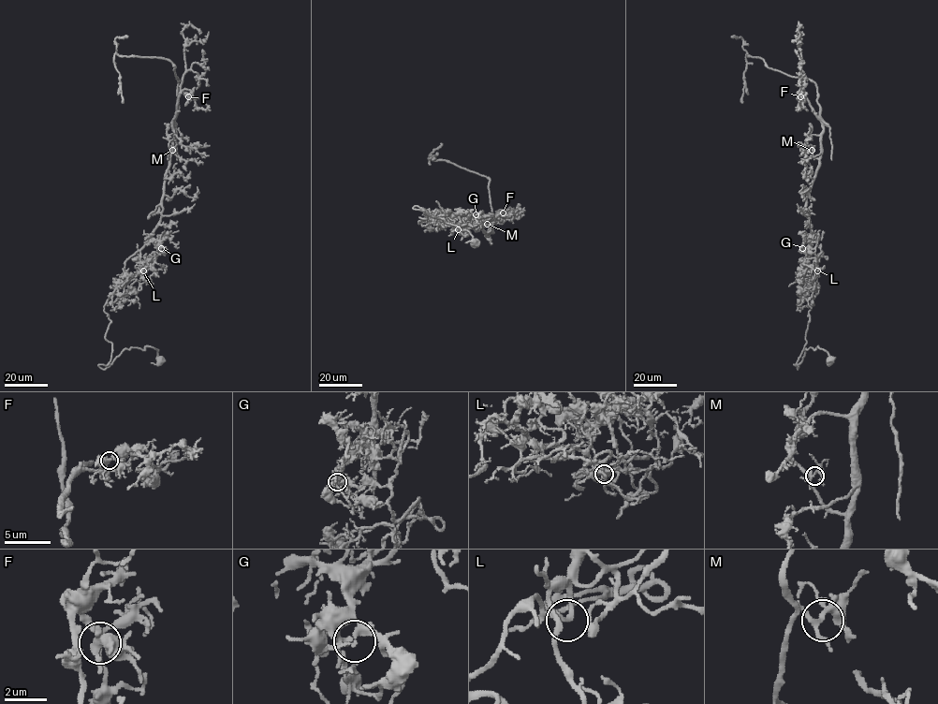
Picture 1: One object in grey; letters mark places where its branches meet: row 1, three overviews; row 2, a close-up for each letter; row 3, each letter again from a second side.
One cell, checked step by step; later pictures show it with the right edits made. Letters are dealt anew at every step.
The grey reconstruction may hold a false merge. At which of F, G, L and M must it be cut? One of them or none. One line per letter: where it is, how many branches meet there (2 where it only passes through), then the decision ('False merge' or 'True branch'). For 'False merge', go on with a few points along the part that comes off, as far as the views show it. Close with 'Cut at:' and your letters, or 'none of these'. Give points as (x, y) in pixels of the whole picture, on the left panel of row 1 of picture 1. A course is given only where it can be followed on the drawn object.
F: Place: (188, 96). Branches: 4. True branch
G: Place: (161, 248). Branches: 4. False merge. Course of the part to remove: (161, 247), (105, 304), (111, 357), (98, 366), (146, 346), (157, 352), (151, 363)
L: Place: (143, 271). Branches: 4. True branch
M: Place: (172, 150). Branches: 4. True branch
Cut at: G

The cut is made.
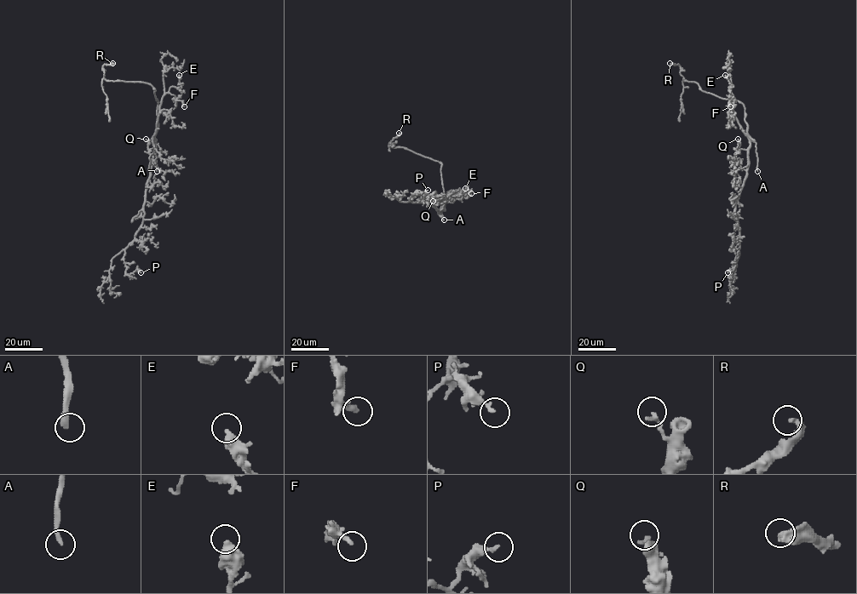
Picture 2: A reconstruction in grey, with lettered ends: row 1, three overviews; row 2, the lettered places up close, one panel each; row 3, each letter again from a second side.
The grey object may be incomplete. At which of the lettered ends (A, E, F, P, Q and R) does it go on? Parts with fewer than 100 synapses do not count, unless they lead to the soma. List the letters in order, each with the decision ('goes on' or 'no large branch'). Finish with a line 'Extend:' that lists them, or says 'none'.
A: goes on
E: no large branch
F: no large branch
P: no large branch
Q: no large branch
R: no large branch
Extend: A

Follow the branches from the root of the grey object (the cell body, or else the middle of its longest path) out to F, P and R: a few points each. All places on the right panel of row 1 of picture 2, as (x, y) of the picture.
F: (749, 139), (733, 114), (731, 93), (730, 106)
P: (749, 139), (747, 176), (735, 208), (739, 248), (733, 272), (731, 274), (730, 269), (727, 272)
R: (749, 139), (742, 104), (703, 91), (696, 82), (685, 81), (678, 65), (670, 63)

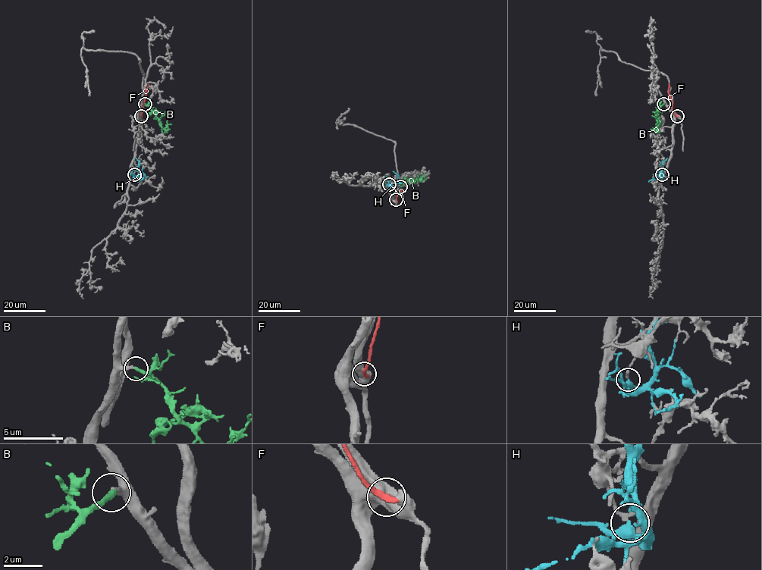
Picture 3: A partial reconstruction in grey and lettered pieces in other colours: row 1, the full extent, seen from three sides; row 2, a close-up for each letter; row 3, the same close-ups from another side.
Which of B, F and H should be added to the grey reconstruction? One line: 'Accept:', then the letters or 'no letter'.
Accept: B

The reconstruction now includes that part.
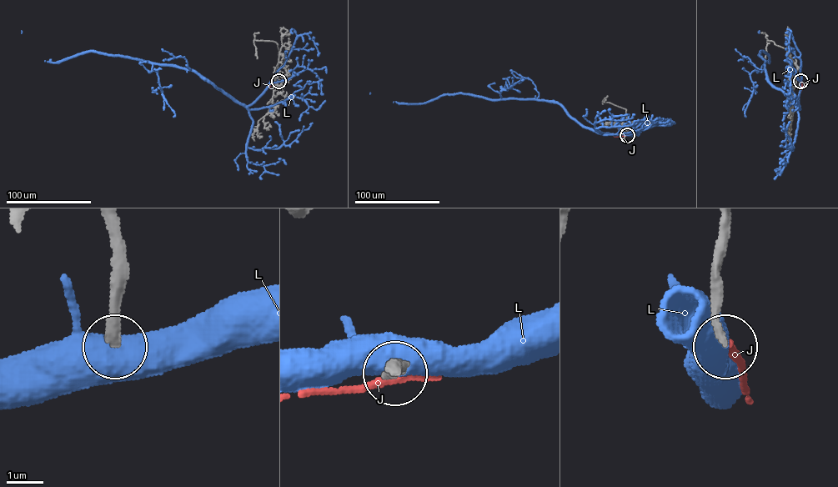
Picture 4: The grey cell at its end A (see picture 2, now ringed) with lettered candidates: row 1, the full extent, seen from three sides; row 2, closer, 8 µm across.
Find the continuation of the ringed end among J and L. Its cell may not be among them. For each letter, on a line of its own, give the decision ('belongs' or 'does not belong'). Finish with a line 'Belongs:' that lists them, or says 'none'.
J: does not belong
L: does not belong
Belongs: none

